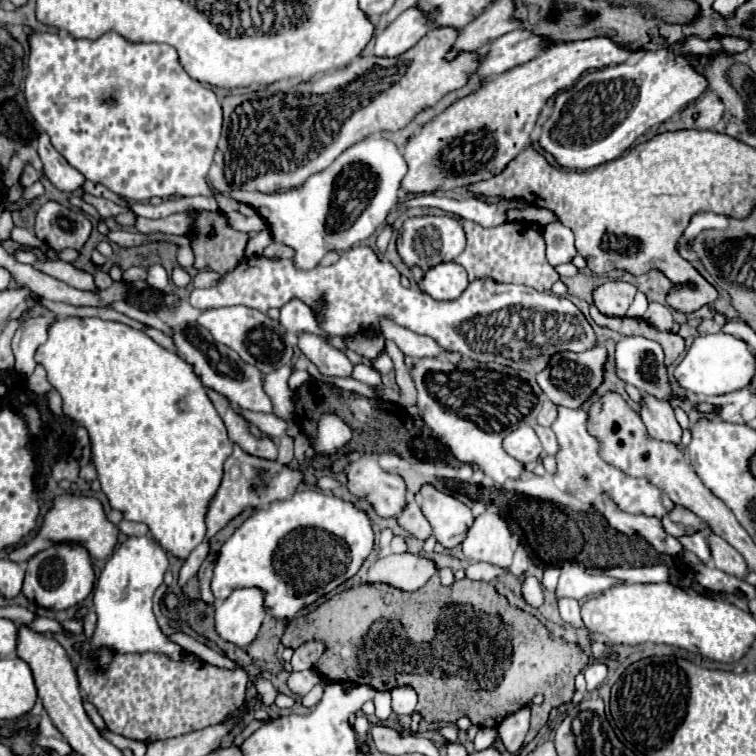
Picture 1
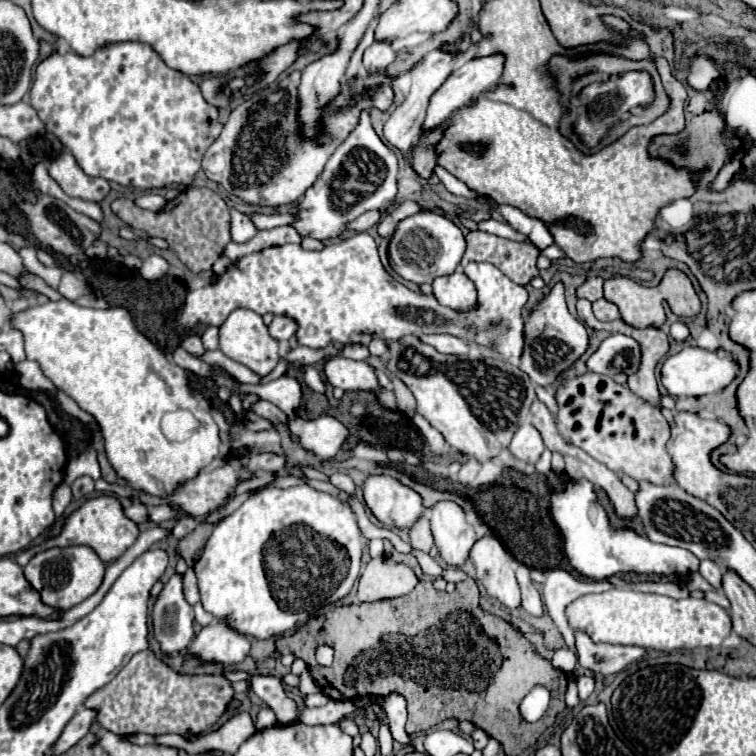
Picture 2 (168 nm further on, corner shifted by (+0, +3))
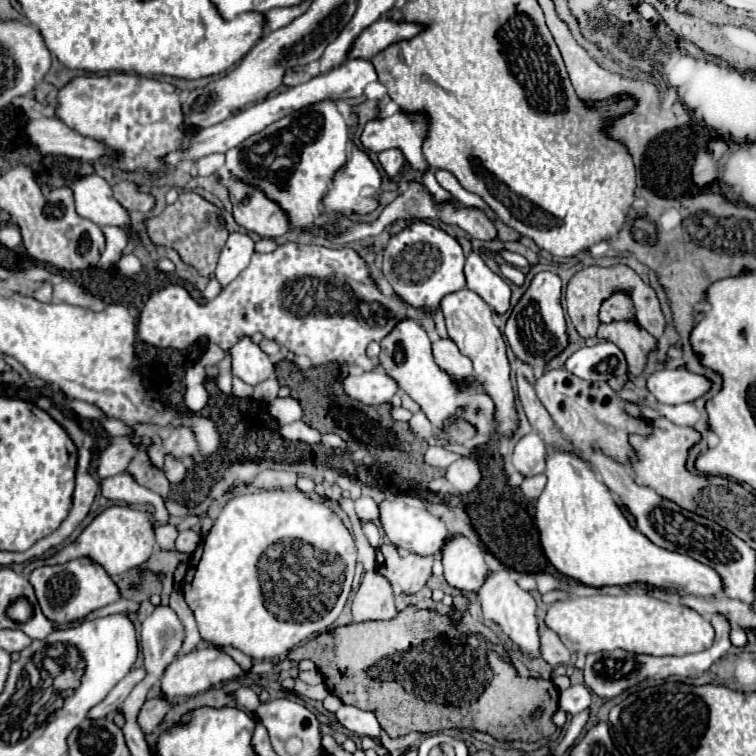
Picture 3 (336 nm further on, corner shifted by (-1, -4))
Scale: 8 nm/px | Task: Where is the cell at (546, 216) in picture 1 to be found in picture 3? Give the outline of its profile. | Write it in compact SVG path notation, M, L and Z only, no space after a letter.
M401 110L389 118L367 122L359 136L363 150L373 154L401 148L417 172L427 168L421 154L421 138L425 138L425 118L421 114L401 114Z

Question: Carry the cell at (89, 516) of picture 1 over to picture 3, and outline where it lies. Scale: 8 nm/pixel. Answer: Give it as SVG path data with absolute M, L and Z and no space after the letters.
M109 506L107 510L103 510L99 516L93 518L93 522L81 532L81 536L65 546L61 552L57 552L51 558L45 560L35 560L25 564L23 574L31 574L35 568L39 566L55 566L55 564L65 564L69 560L87 556L91 560L95 560L97 564L101 564L109 576L115 574L123 574L131 568L141 566L143 562L149 560L149 556L153 554L155 548L155 532L153 532L153 524L151 524L151 514L145 510L135 510L131 506Z

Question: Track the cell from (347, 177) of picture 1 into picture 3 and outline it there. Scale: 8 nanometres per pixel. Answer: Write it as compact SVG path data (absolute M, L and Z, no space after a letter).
M351 142L351 156L345 164L345 170L337 174L329 194L325 194L325 208L329 212L357 212L365 214L377 208L377 196L363 196L361 190L365 186L373 186L379 190L381 186L381 172L369 160L365 150L359 150Z

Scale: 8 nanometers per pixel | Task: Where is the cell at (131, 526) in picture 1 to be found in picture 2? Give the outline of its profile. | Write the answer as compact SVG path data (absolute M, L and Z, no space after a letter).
M150 505L148 507L148 521L150 523L160 525L160 523L166 523L170 519L174 519L174 511L168 505Z

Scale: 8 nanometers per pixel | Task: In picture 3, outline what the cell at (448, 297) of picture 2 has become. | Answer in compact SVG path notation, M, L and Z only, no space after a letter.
M459 290L441 300L441 310L445 316L445 324L449 330L449 338L459 346L459 350L471 358L473 362L473 376L477 382L481 382L485 394L493 400L495 404L495 422L497 422L497 432L503 436L511 438L517 428L519 428L519 416L517 416L517 402L515 402L515 392L511 386L511 376L509 376L509 362L505 356L505 342L503 334L493 322L493 312L489 304L475 294L473 290Z

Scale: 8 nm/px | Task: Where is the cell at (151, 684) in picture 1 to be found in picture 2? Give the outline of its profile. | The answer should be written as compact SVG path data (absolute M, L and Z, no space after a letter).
M146 649L134 655L112 683L94 691L84 701L84 707L96 711L96 723L102 729L118 735L176 733L190 741L190 737L198 737L216 725L232 699L234 689L228 679L216 675L182 675L158 659L154 651Z

